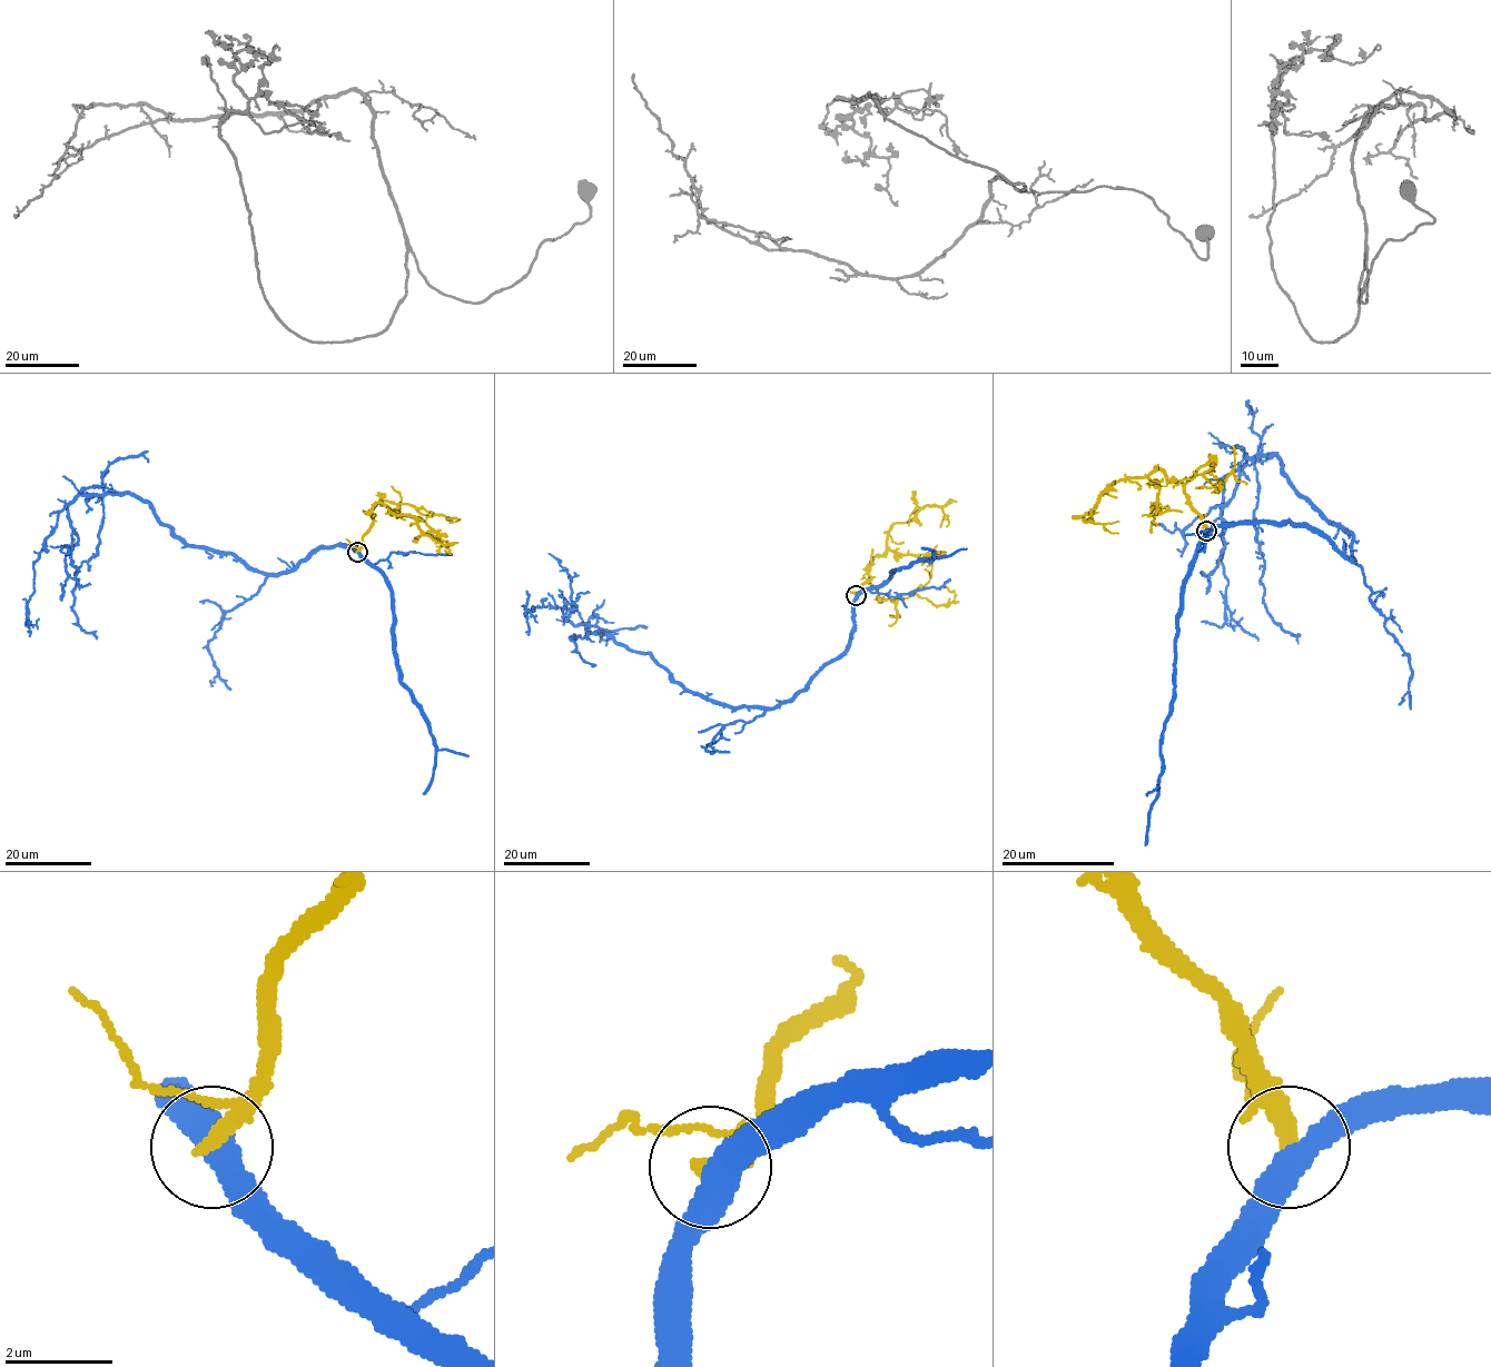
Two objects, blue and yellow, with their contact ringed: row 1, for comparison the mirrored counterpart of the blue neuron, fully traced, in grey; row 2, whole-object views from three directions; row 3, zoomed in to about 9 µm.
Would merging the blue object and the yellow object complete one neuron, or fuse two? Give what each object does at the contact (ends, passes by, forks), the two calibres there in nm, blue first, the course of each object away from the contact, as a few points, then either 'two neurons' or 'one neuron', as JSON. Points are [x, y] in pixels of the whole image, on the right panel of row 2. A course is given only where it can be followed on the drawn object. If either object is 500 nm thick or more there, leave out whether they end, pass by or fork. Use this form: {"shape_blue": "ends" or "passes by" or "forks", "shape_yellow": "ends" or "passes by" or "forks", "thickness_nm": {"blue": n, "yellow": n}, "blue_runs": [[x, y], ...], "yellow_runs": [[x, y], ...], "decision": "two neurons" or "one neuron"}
{"shape_blue": "passes by", "shape_yellow": "ends", "thickness_nm": {"blue": 480, "yellow": 360}, "blue_runs": [[1206, 530], [1310, 524], [1353, 558], [1352, 536], [1274, 455], [1223, 478], [1226, 606], [1257, 640]], "yellow_runs": [[1206, 530], [1184, 486], [1168, 479], [1157, 466], [1146, 476], [1113, 482], [1090, 511], [1095, 523], [1117, 533]], "decision": "two neurons"}

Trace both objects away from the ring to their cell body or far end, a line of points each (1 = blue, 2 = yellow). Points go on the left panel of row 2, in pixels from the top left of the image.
1: (357, 551), (317, 547), (292, 571), (254, 572), (188, 547), (128, 494), (79, 495), (33, 563), (29, 636)
2: (357, 551), (371, 526), (369, 512), (382, 502), (394, 513), (411, 515), (421, 533), (445, 546), (448, 553)

